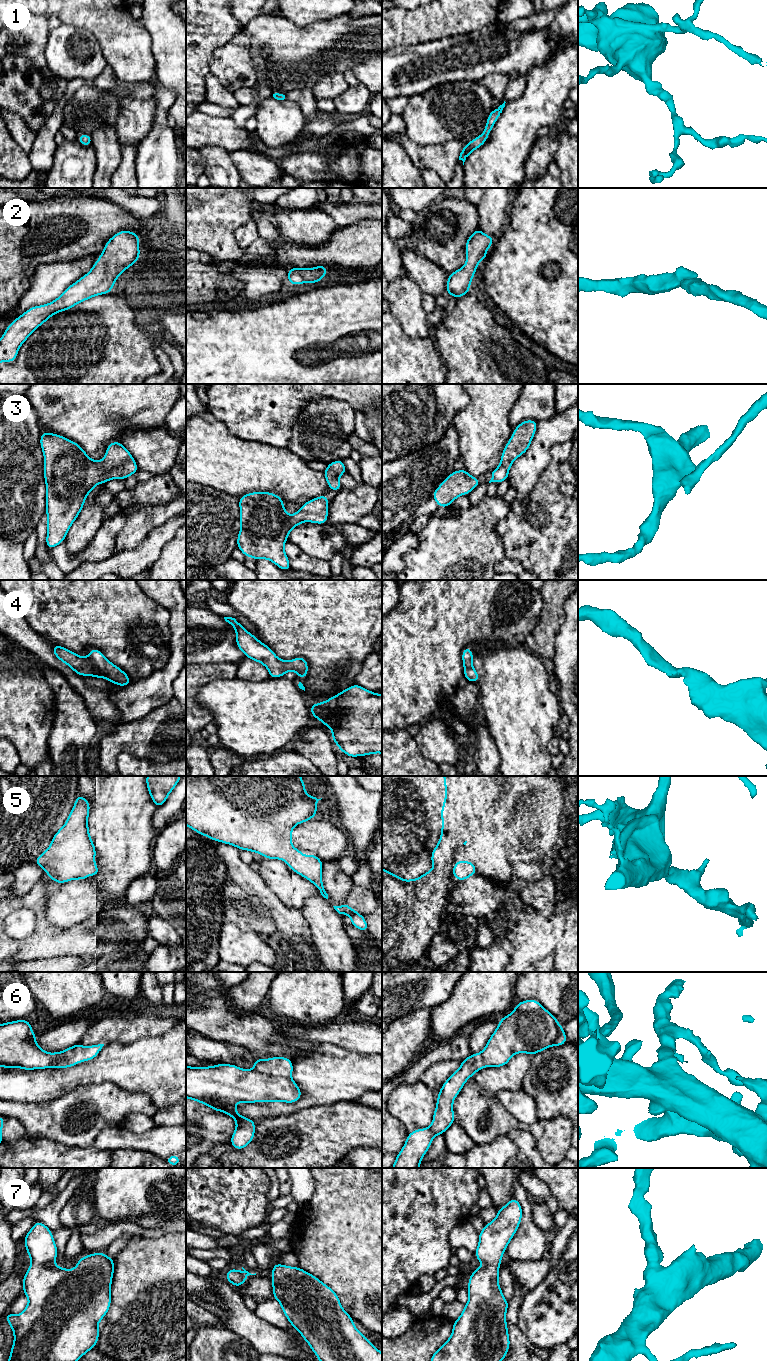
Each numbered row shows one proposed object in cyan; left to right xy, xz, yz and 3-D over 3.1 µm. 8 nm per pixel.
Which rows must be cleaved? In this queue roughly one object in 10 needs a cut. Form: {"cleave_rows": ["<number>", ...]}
{"cleave_rows": []}

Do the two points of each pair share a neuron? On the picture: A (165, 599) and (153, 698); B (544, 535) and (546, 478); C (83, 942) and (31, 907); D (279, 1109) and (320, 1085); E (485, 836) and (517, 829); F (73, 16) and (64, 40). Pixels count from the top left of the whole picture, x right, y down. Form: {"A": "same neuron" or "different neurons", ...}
{"A": "same neuron", "B": "same neuron", "C": "same neuron", "D": "same neuron", "E": "different neurons", "F": "different neurons"}

